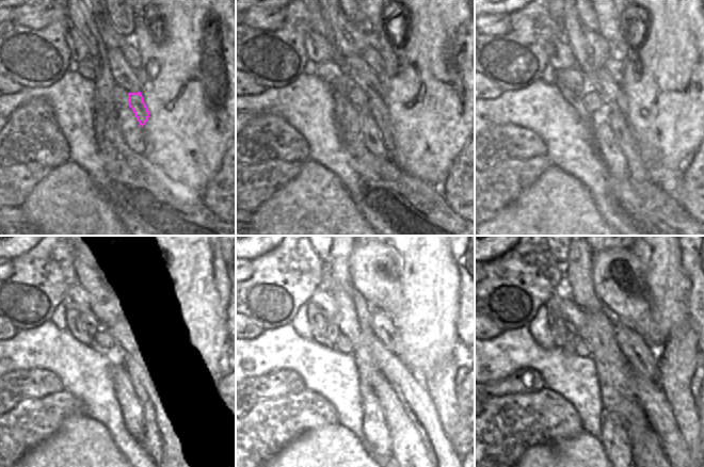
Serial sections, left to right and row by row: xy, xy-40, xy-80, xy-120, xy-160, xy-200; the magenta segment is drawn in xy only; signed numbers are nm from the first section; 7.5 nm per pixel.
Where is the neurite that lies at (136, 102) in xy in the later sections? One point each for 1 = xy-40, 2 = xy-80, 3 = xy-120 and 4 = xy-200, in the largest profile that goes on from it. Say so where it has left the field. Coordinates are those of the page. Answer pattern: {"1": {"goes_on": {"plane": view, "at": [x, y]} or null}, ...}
{"1": {"goes_on": {"plane": "xy-40", "at": [377, 107]}}, "2": {"goes_on": {"plane": "xy-80", "at": [618, 122]}}, "3": {"goes_on": {"plane": "xy-120", "at": [154, 409]}}, "4": {"goes_on": {"plane": "xy-200", "at": [648, 452]}}}

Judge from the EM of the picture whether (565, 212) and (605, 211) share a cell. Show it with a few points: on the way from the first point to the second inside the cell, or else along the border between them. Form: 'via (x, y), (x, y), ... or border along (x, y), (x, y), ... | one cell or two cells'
border along (587, 189), (596, 210), (608, 224) | two cells

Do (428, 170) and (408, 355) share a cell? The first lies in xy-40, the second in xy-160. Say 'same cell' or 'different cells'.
same cell

